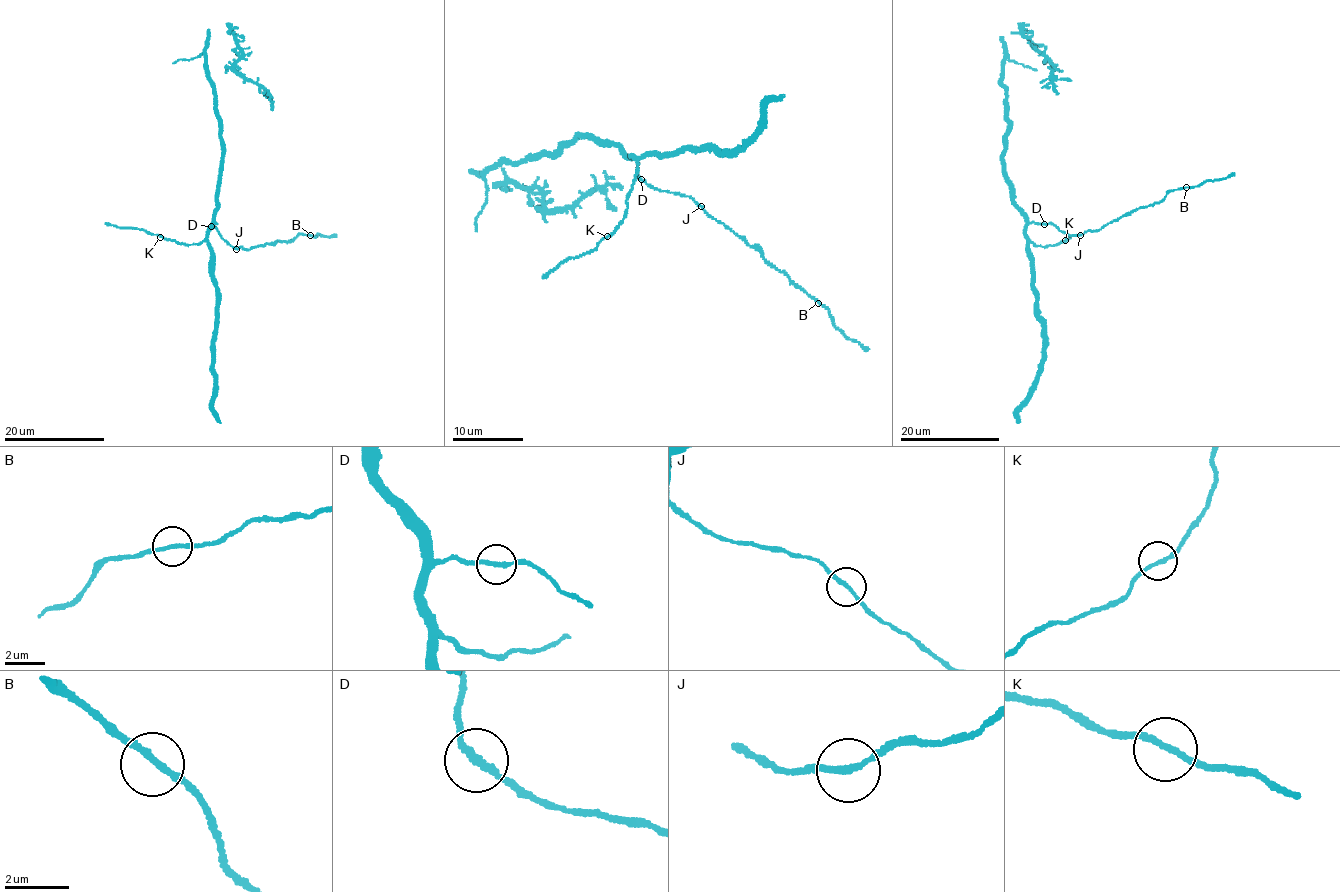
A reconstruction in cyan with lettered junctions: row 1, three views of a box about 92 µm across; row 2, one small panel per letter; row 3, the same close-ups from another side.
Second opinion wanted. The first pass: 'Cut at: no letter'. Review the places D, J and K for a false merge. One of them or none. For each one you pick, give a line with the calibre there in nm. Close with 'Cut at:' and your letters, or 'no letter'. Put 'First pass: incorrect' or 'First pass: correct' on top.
First pass: incorrect
J: 180 nm
Cut at: J

